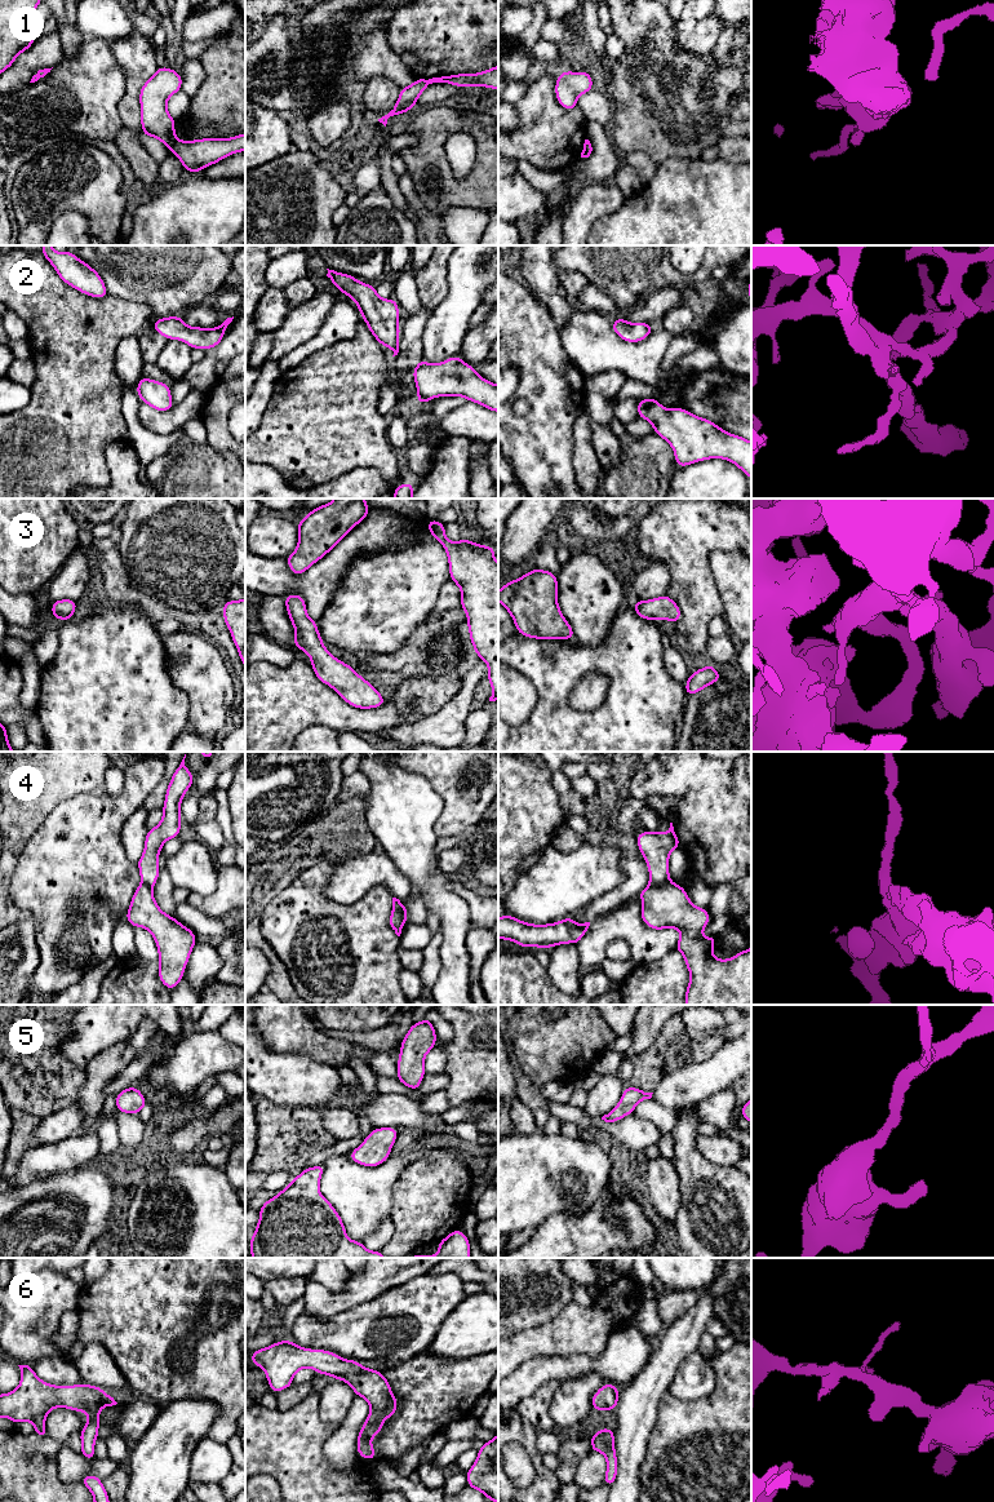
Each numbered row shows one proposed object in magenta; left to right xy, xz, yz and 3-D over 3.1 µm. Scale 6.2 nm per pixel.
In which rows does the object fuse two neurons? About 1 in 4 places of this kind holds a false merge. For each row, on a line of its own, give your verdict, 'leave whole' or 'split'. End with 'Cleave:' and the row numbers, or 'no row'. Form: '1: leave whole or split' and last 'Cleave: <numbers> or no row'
1: split
2: leave whole
3: leave whole
4: split
5: leave whole
6: leave whole
Cleave: 1, 4

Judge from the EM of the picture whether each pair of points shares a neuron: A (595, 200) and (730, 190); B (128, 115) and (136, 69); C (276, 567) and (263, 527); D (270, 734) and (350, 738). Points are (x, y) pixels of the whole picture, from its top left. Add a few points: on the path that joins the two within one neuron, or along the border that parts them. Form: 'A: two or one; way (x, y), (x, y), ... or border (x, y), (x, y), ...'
A: two; border (626, 198), (616, 211), (600, 216)
B: one; way (129, 103), (134, 80)
C: two; border (258, 554), (284, 558)
D: two; border (340, 731), (356, 731), (364, 735)

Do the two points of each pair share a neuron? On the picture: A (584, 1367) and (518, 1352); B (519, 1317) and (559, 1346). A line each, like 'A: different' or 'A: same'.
A: different
B: different

